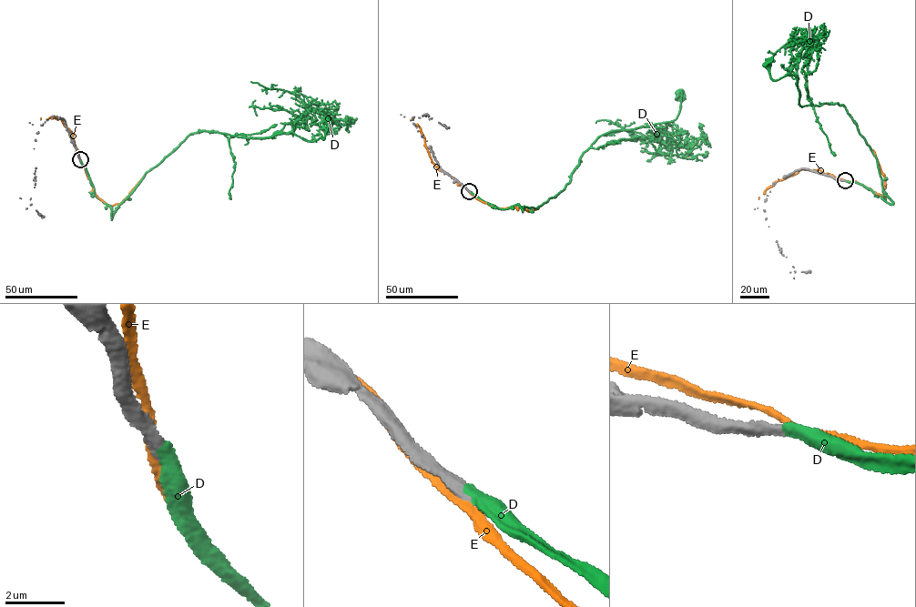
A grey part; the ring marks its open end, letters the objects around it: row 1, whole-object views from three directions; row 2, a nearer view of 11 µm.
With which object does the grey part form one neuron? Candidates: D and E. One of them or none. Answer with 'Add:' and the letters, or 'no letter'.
Add: D

